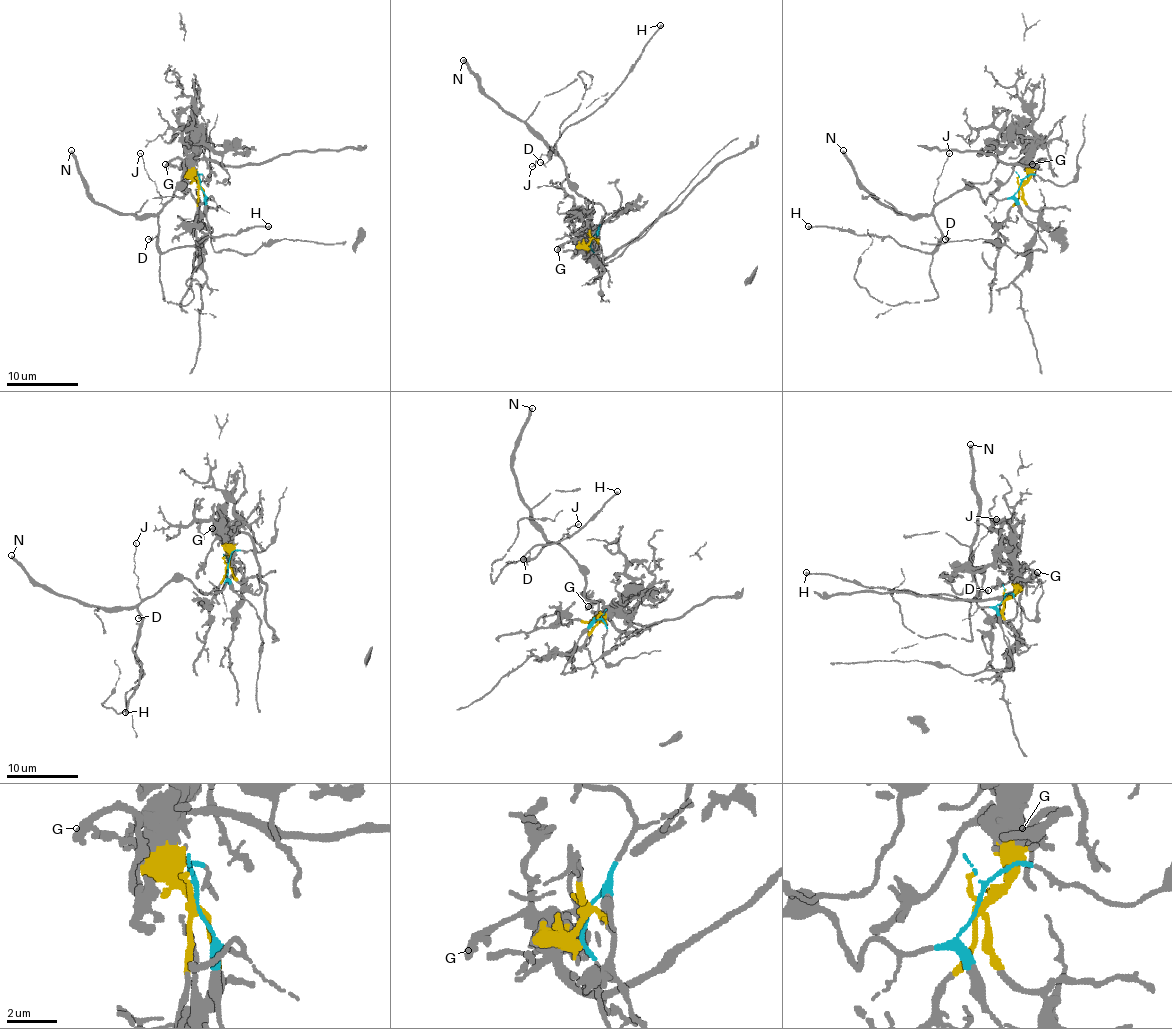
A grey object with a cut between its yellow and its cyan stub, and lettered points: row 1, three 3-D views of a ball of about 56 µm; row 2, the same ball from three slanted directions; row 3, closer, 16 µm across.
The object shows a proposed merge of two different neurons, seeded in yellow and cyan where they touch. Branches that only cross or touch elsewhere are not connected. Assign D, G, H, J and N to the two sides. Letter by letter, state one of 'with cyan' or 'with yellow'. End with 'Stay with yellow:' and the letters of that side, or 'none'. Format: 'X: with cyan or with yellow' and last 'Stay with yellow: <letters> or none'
D: with cyan
G: with yellow
H: with cyan
J: with cyan
N: with cyan
Stay with yellow: G

